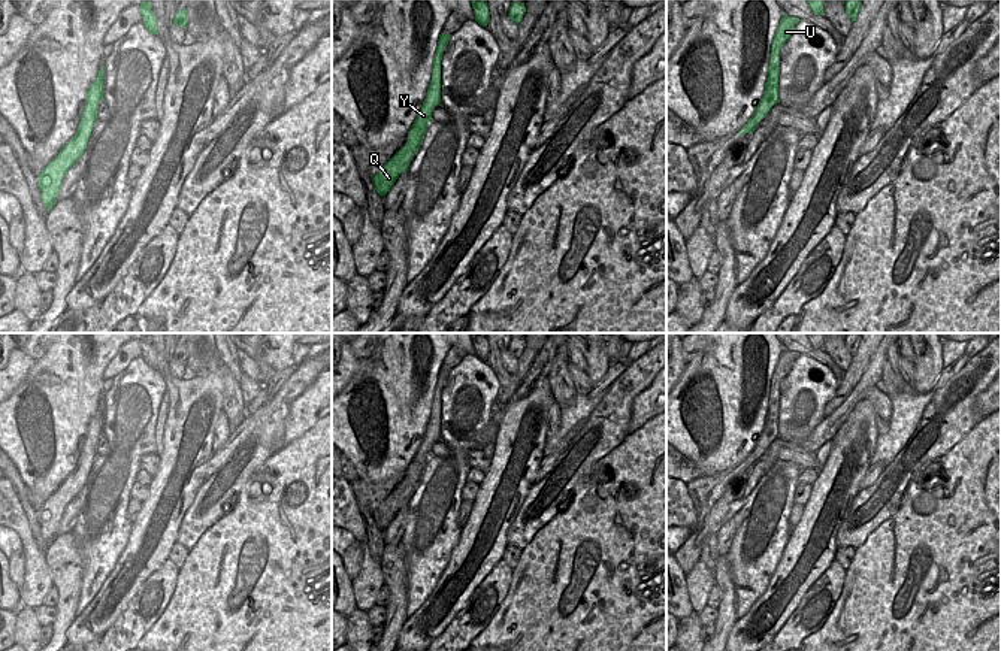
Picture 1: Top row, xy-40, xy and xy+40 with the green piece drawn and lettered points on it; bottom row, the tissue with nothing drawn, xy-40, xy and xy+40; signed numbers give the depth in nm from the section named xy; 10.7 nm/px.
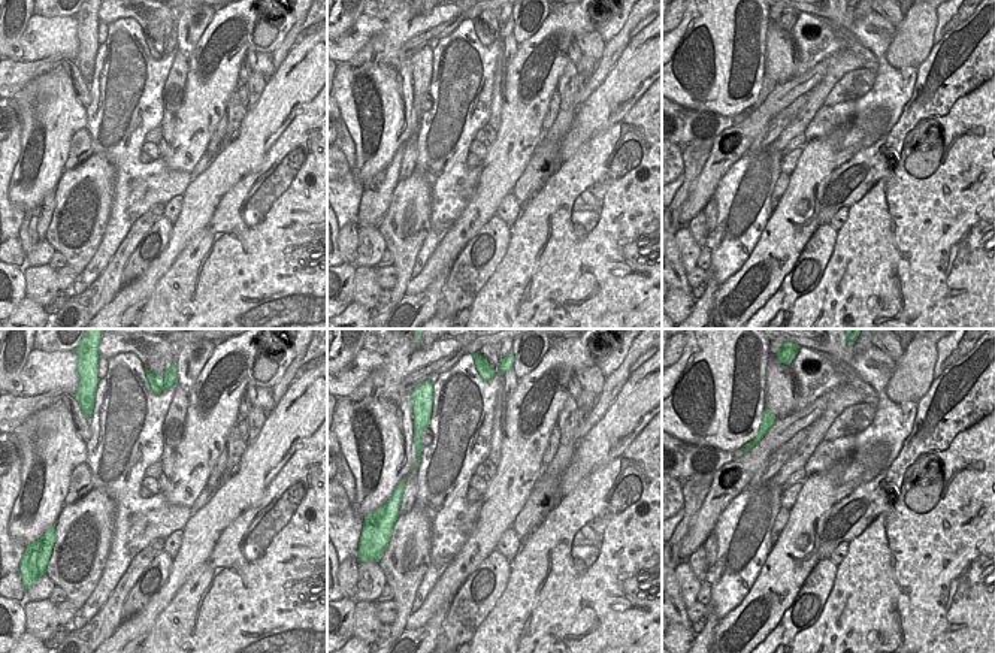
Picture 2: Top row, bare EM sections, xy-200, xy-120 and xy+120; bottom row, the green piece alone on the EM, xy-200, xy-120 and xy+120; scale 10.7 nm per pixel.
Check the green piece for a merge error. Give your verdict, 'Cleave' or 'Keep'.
Cleave.

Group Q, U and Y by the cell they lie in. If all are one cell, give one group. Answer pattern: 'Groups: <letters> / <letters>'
Groups: Q Y / U.

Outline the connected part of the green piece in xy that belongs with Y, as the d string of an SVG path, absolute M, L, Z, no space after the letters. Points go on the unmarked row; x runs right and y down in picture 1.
M432 408L432 414L423 436L421 445L417 449L412 461L408 466L408 475L372 512L376 527L384 532L394 520L399 509L409 502L409 496L420 482L433 443L441 437L441 414Z

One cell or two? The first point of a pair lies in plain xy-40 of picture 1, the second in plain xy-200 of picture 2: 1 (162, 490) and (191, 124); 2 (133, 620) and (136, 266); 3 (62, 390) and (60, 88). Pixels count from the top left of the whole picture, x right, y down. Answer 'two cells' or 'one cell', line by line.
1: one cell
2: one cell
3: one cell

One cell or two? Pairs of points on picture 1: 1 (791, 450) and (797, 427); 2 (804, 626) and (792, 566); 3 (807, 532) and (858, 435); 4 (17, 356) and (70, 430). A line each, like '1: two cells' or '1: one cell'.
1: two cells
2: two cells
3: one cell
4: two cells

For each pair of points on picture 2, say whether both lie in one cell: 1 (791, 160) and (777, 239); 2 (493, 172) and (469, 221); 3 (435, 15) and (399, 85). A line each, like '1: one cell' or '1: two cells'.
1: two cells
2: one cell
3: one cell

